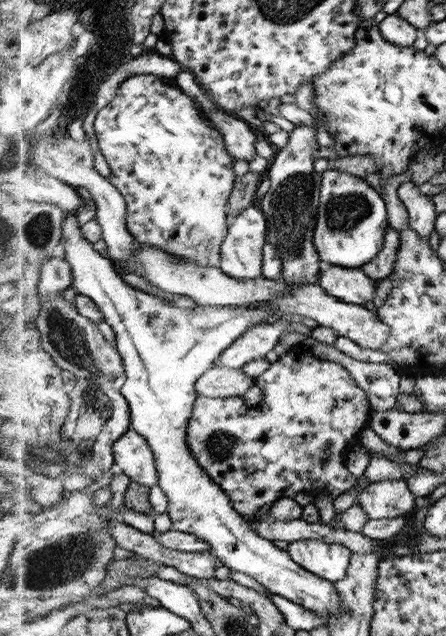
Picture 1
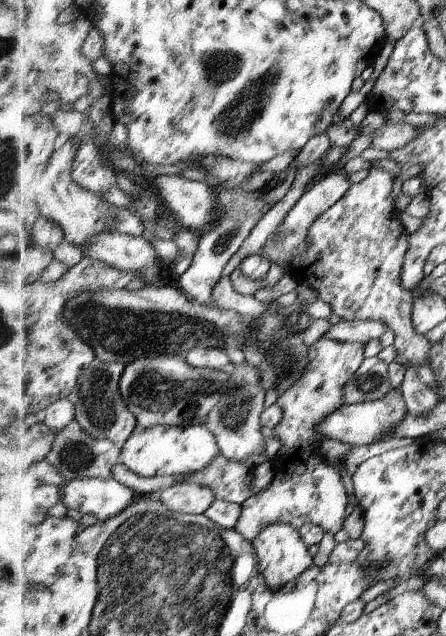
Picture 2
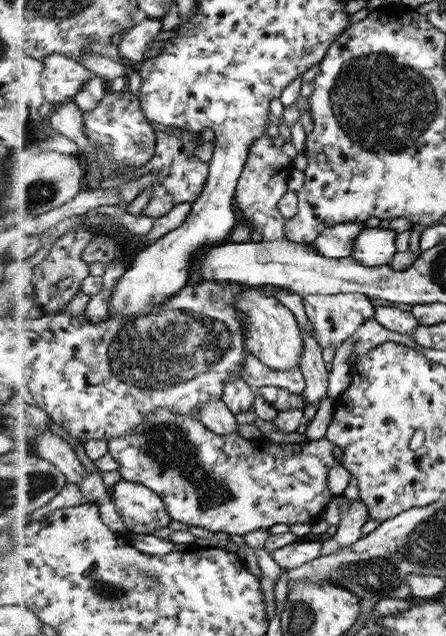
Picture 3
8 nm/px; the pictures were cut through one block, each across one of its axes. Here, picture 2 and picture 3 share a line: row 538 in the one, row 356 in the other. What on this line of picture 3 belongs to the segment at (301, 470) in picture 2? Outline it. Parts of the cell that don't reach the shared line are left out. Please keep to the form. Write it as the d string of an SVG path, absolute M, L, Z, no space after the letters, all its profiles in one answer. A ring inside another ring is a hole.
M248 352L246 365L244 365L243 378L258 390L266 386L282 387L292 394L301 395L307 388L307 380L303 372L296 367L290 371L274 371L268 367L262 358Z

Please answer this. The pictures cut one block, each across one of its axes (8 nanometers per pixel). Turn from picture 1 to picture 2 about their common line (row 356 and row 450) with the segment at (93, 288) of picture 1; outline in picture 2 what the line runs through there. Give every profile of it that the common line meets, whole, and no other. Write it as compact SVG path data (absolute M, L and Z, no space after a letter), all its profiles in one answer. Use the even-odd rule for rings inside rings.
M207 424L190 428L156 426L156 428L134 434L122 448L120 463L139 476L148 478L198 473L211 466L222 454L218 438Z

